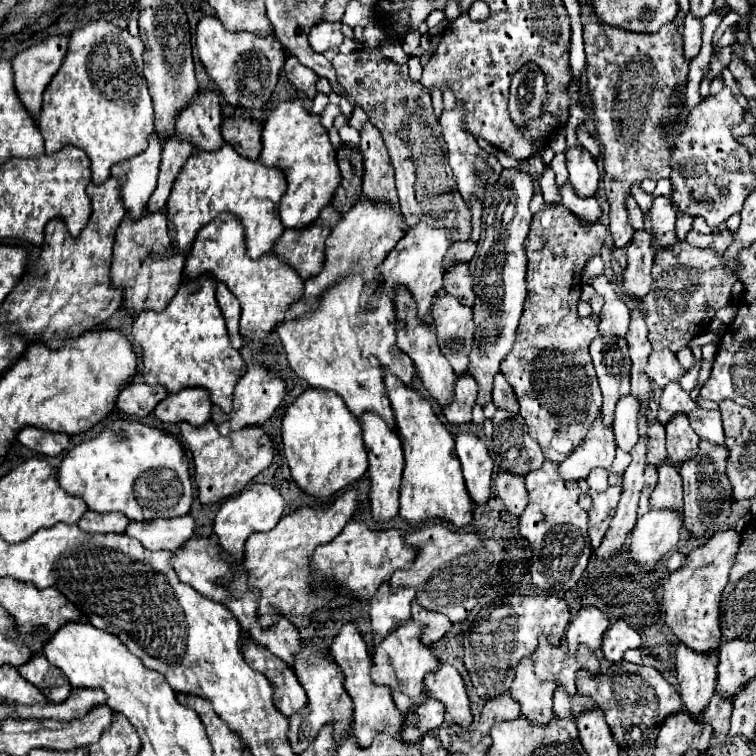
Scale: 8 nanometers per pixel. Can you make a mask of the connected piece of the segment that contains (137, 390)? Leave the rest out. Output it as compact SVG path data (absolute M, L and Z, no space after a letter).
M128 384L116 400L118 410L136 416L148 416L154 412L156 404L168 396L168 390L162 384Z

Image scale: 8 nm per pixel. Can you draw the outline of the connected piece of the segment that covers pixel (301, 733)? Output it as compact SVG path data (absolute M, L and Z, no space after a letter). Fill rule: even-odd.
M302 644L300 652L296 654L294 672L296 672L300 684L306 690L306 696L308 696L308 704L302 710L298 710L296 714L292 714L292 718L288 718L290 720L288 740L290 740L292 750L296 754L300 754L316 740L320 728L328 722L336 724L336 736L338 738L344 732L348 732L348 728L352 724L352 700L350 700L348 692L344 688L344 674L340 672L340 666L336 662L332 662L330 658L326 658L322 652L318 652L310 644Z

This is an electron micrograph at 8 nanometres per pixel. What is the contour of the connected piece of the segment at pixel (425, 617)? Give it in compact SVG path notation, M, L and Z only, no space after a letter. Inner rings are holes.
M416 602L412 604L412 618L418 620L420 624L426 624L426 628L422 632L422 642L428 646L434 644L436 640L440 640L452 626L452 622L444 614L420 608Z

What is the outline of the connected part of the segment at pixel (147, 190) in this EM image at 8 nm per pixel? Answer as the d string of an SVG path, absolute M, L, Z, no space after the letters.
M152 134L148 138L148 148L142 154L126 162L118 162L112 168L112 176L116 176L122 182L122 200L132 218L138 218L144 212L148 198L156 188L160 154L162 140L156 134Z

